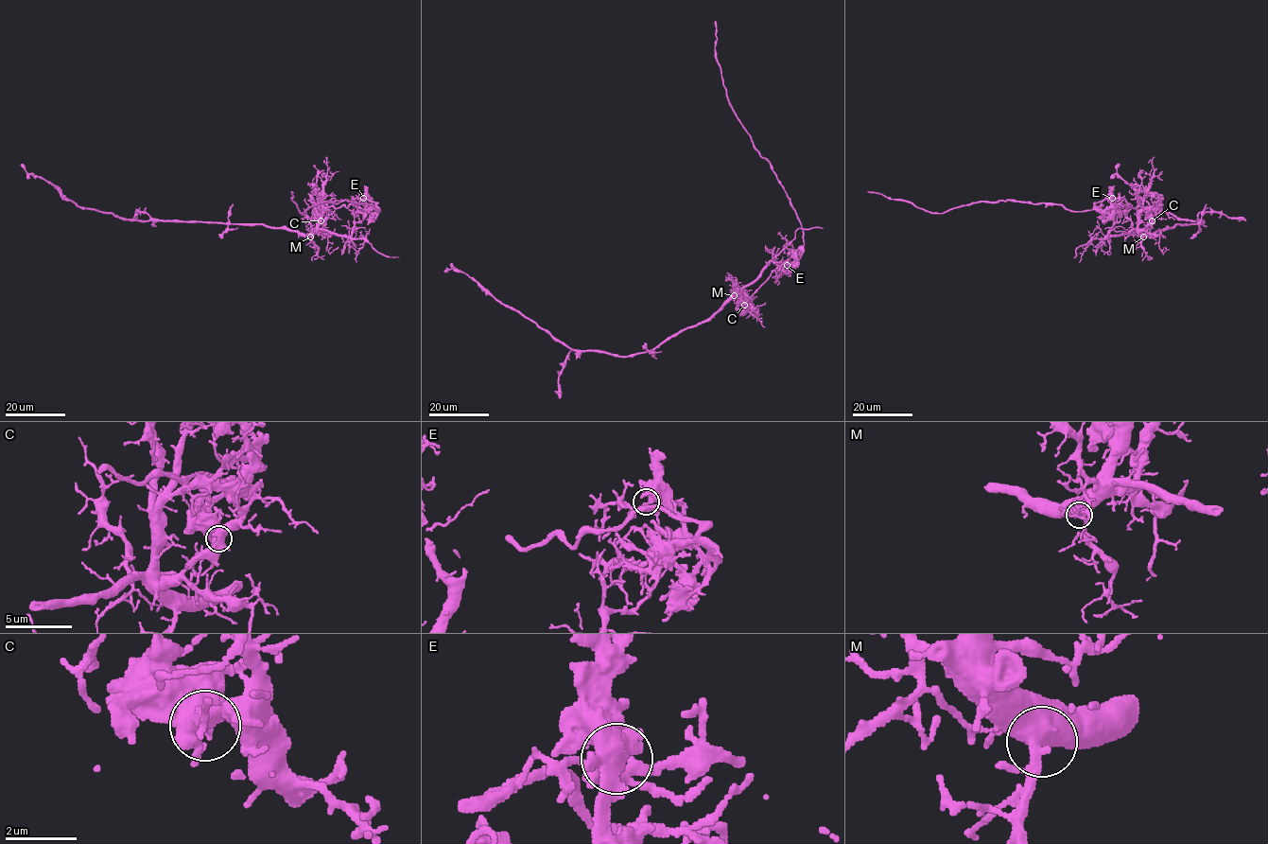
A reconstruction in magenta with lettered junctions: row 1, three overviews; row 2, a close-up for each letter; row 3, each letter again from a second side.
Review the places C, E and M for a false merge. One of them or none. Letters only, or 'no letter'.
C

